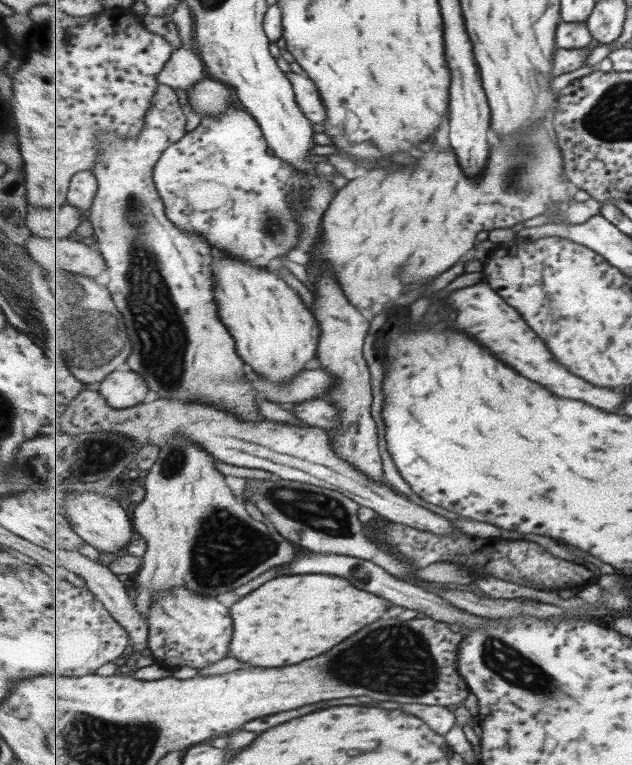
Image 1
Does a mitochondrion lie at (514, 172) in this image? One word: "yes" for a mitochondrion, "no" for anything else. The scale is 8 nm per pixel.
yes

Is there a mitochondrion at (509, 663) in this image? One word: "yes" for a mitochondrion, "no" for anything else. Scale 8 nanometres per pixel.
yes

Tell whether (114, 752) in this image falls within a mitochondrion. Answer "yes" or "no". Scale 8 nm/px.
yes

